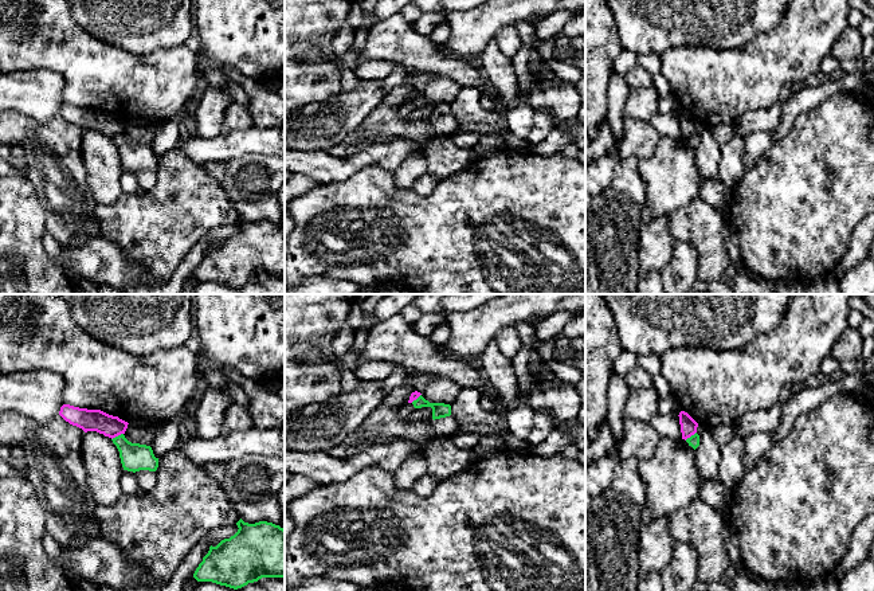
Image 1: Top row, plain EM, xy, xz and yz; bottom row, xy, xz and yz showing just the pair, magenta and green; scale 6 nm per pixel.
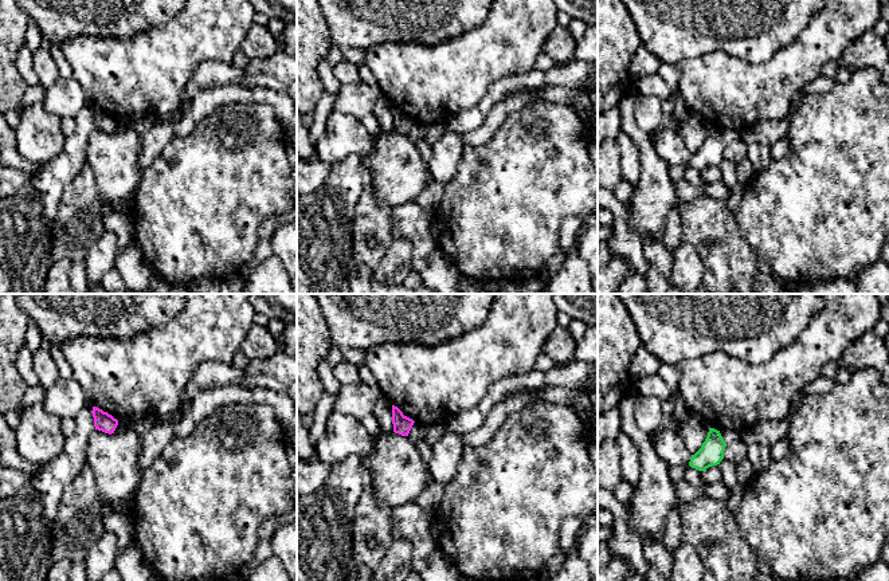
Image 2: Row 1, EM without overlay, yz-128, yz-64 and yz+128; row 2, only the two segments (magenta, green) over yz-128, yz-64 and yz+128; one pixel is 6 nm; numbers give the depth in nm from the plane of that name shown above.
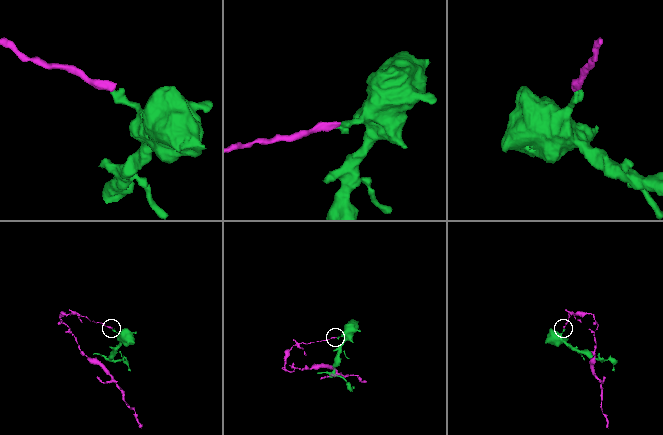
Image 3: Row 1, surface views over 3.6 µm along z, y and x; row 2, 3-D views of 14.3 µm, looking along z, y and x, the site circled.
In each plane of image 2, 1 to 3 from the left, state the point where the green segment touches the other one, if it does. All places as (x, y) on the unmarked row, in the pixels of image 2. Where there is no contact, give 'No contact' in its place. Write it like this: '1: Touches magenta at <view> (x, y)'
1: No contact
2: No contact
3: No contact

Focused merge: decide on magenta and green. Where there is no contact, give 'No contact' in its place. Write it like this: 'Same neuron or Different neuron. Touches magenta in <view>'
Different neuron. Touches magenta in xy

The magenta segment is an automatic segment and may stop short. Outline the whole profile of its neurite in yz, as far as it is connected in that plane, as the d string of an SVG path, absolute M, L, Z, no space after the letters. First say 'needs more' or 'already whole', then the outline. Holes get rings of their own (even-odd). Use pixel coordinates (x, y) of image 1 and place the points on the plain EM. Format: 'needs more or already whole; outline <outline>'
already whole; outline M685 110L679 111L682 138L687 138L697 132L698 122Z

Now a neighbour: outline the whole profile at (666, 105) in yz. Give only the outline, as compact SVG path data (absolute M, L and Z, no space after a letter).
M674 97L661 98L658 103L659 113L679 114L681 107Z

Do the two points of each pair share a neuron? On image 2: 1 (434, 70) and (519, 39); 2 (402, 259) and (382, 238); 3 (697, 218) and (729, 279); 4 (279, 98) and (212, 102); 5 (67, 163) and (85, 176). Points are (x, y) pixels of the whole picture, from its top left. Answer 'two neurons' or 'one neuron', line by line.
1: one neuron
2: two neurons
3: one neuron
4: one neuron
5: two neurons

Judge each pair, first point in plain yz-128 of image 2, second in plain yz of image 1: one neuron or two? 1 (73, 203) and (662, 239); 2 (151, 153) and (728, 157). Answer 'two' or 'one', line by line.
1: one
2: one

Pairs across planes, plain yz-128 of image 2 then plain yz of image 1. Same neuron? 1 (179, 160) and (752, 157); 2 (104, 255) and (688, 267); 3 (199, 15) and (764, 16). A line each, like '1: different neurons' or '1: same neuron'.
1: different neurons
2: same neuron
3: different neurons

